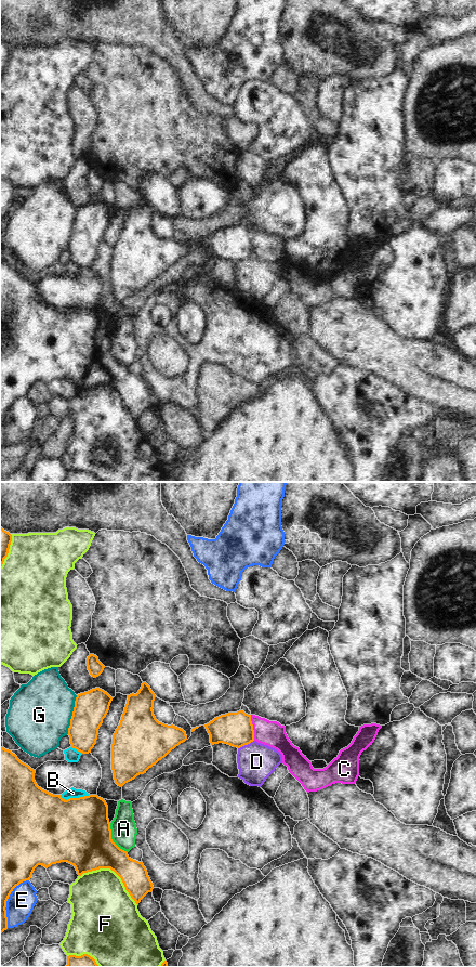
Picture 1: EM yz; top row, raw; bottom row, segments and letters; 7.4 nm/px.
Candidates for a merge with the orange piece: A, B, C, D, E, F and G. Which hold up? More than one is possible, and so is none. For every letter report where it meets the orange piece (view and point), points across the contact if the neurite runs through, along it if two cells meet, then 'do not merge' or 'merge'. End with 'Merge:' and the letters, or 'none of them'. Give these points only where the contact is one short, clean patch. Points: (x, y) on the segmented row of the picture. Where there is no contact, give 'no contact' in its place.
A: meets orange in yz at (111, 839); do not merge
B: meets orange in yz at (74, 798); do not merge
C: meets orange in yz at (252, 728); border along yz (250, 715), (254, 740); do not merge
D: meets orange in yz at (246, 744); border along yz (253, 740), (238, 748); do not merge
E: meets orange in yz at (7, 900); do not merge
F: meets orange in yz at (113, 870); do not merge
G: meets orange in yz at (73, 715); do not merge
Merge: none of them

